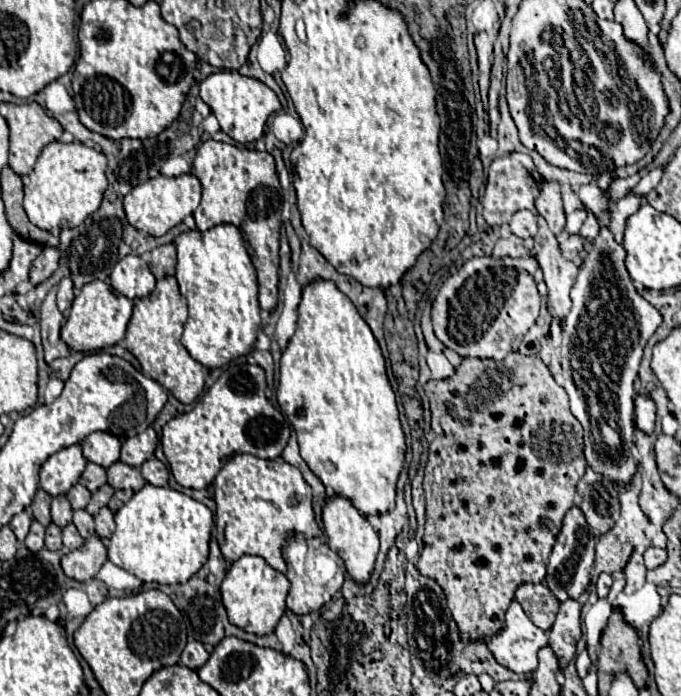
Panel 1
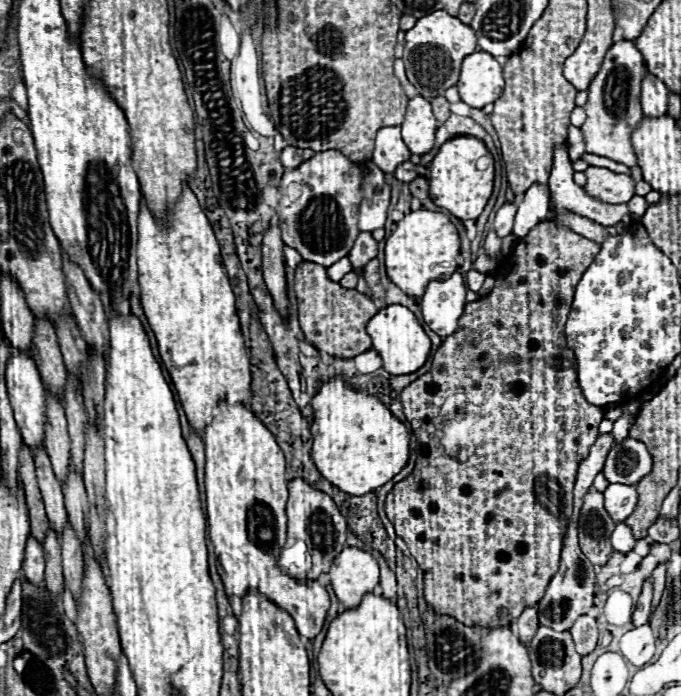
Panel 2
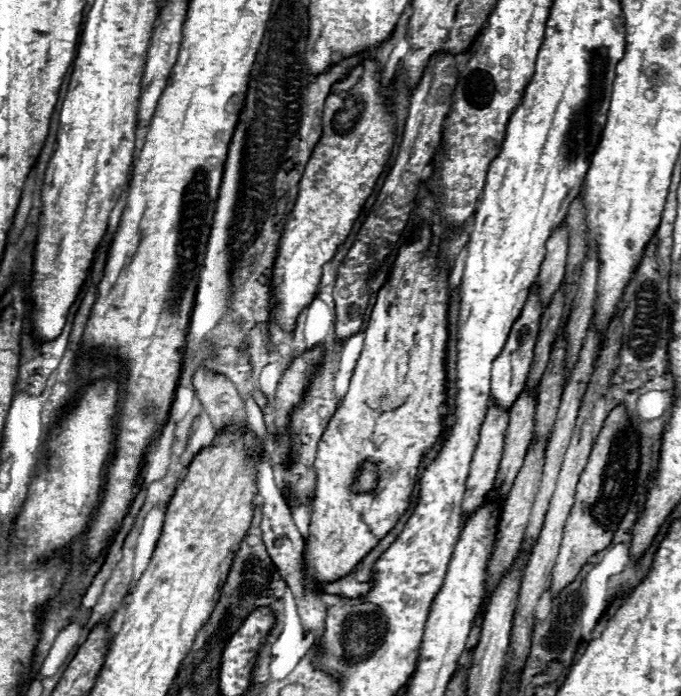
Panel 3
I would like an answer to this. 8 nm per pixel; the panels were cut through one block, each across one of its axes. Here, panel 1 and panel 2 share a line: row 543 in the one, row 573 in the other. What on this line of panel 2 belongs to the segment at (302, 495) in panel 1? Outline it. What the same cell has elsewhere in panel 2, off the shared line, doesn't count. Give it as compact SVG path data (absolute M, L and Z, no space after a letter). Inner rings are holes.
M240 402L218 404L218 414L206 428L204 444L208 534L218 556L226 596L230 600L244 598L250 590L258 590L292 616L302 640L312 640L324 626L330 598L320 582L306 580L302 584L278 568L278 556L286 544L284 506L288 500L280 446L270 430Z

